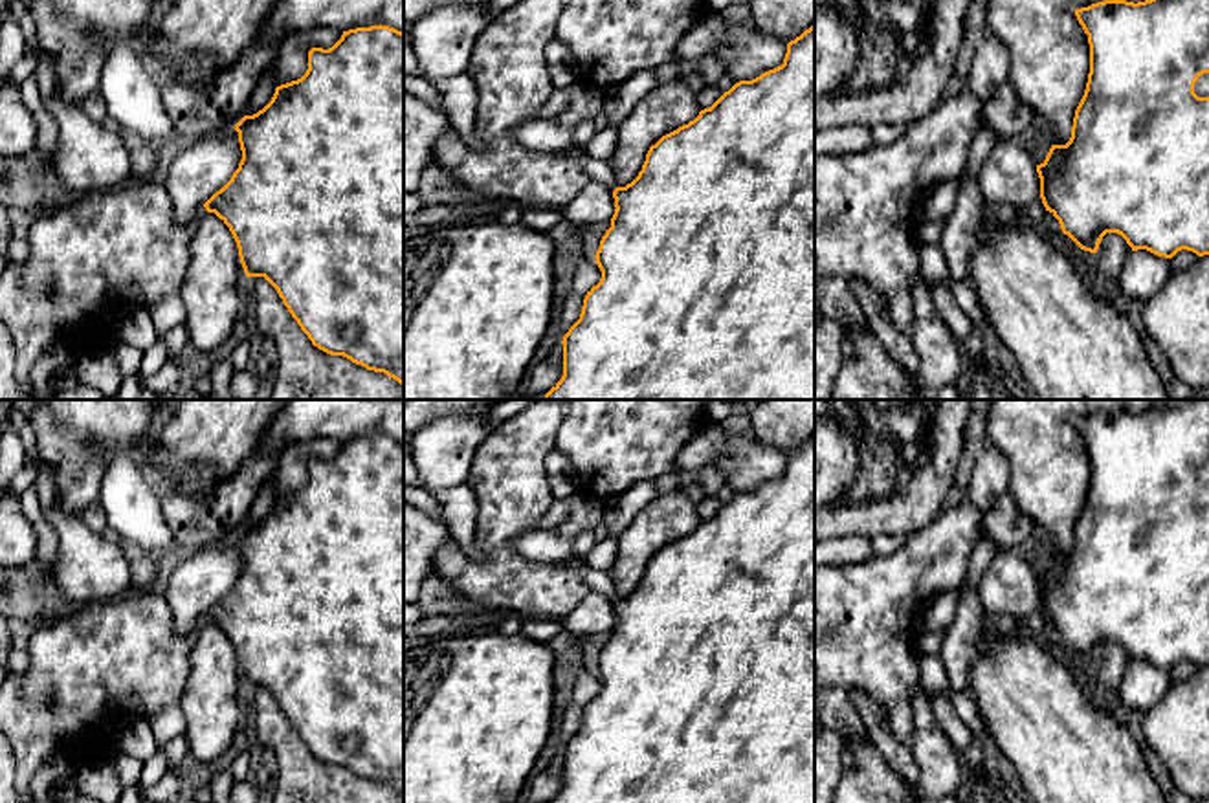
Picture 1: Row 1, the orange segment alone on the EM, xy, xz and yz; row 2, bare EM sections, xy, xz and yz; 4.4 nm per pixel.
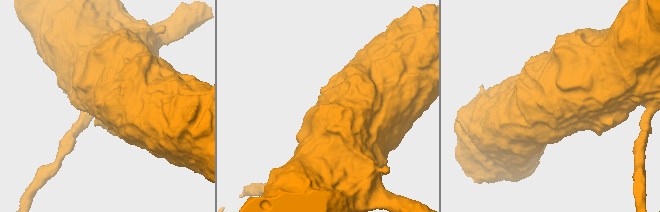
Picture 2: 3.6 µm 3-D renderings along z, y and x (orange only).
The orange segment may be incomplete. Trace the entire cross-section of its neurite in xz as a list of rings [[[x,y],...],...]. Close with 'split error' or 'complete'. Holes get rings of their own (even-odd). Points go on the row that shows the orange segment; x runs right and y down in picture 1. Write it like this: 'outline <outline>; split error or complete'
outline [[[815,24],[787,44],[782,66],[761,73],[752,81],[736,82],[710,108],[701,110],[693,121],[662,136],[655,145],[651,145],[642,170],[626,187],[618,187],[615,183],[609,161],[594,160],[578,147],[565,150],[565,154],[580,163],[589,180],[602,182],[613,192],[616,209],[611,218],[611,227],[602,236],[600,248],[594,255],[602,279],[587,292],[580,319],[563,336],[563,376],[545,394],[545,400],[815,400]]]; split error

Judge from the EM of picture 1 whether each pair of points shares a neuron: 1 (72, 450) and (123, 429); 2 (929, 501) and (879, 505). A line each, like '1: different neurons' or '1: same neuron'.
1: same neuron
2: same neuron

